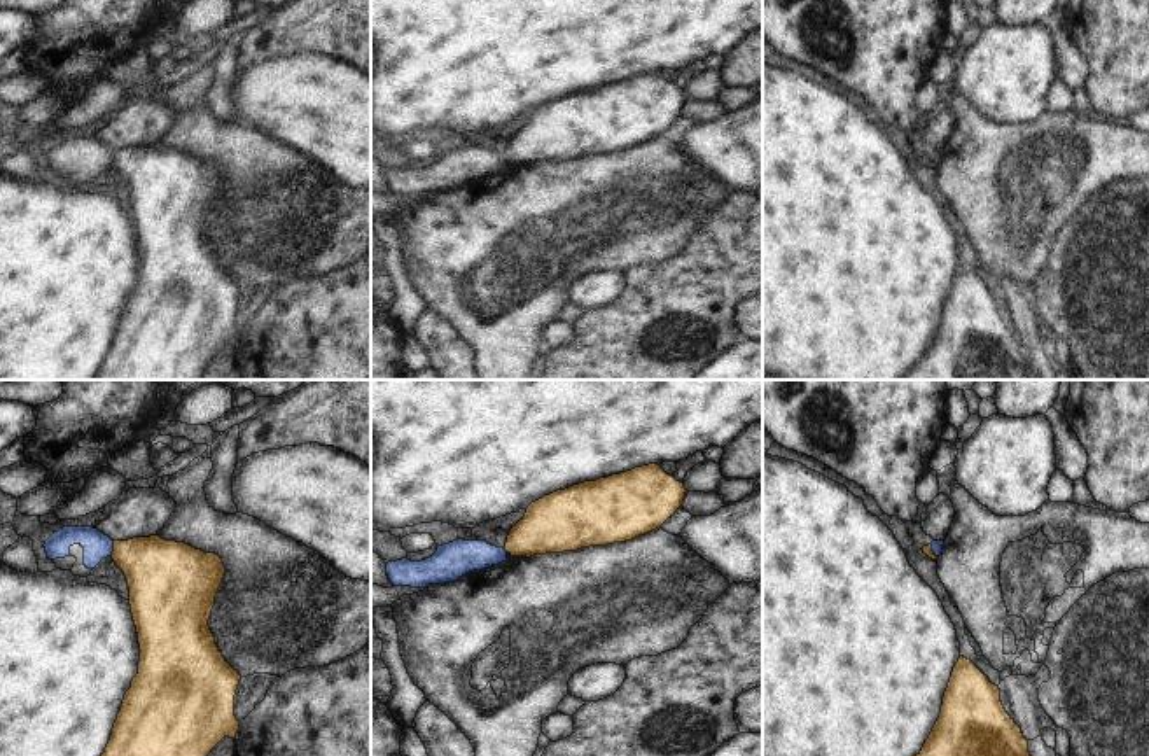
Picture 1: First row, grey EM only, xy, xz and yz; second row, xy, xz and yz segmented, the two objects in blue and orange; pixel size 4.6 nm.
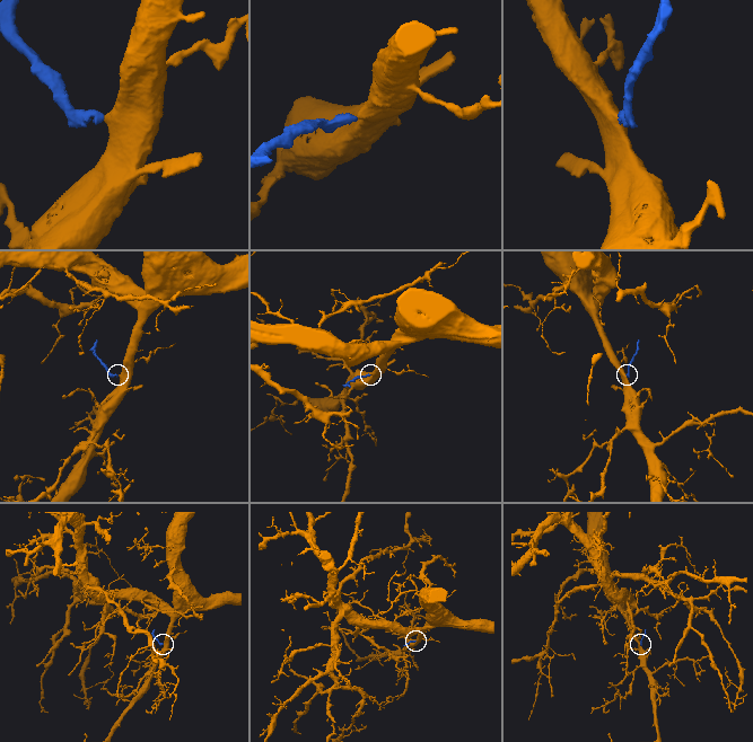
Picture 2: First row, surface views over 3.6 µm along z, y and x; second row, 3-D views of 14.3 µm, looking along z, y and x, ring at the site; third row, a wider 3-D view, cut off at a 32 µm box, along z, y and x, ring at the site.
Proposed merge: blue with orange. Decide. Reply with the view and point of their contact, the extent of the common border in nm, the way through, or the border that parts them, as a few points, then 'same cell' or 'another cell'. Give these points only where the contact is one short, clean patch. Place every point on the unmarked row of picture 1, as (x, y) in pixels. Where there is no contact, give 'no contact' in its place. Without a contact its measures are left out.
contact xy (112, 156); length 70 nm; border xy (114, 149), (111, 163); another cell

